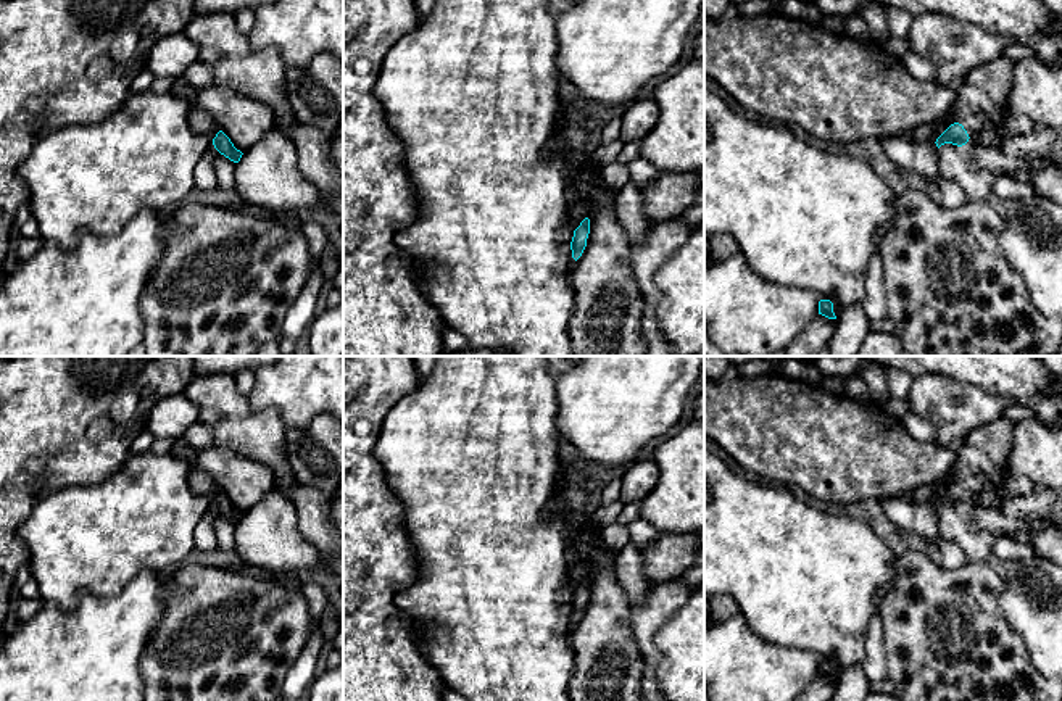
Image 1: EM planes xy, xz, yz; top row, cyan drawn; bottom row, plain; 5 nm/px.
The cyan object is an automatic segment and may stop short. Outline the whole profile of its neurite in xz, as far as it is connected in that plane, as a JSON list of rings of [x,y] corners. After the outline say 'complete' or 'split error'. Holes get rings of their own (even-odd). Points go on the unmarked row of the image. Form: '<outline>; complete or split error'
[[[570,562],[567,585],[574,591],[570,603],[574,624],[582,617],[590,595],[588,569],[583,562]]]; split error

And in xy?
[[[177,438],[171,454],[184,459],[190,466],[187,475],[190,488],[201,496],[211,498],[214,509],[221,516],[239,524],[243,514],[237,511],[230,500],[218,488],[213,477],[197,466],[197,451],[184,438]]]; split error

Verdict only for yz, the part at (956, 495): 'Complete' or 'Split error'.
Split error

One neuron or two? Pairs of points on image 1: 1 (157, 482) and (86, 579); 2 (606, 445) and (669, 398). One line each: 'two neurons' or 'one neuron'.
1: one neuron
2: one neuron

